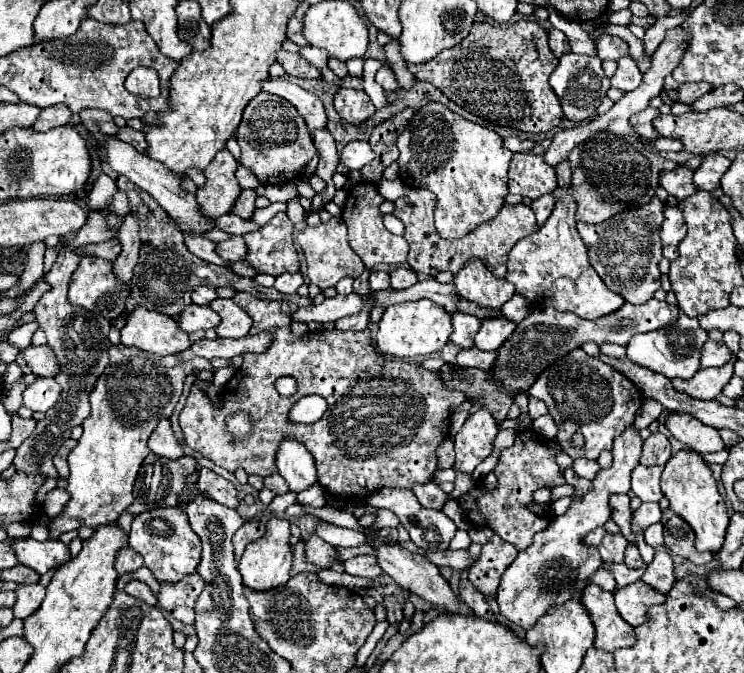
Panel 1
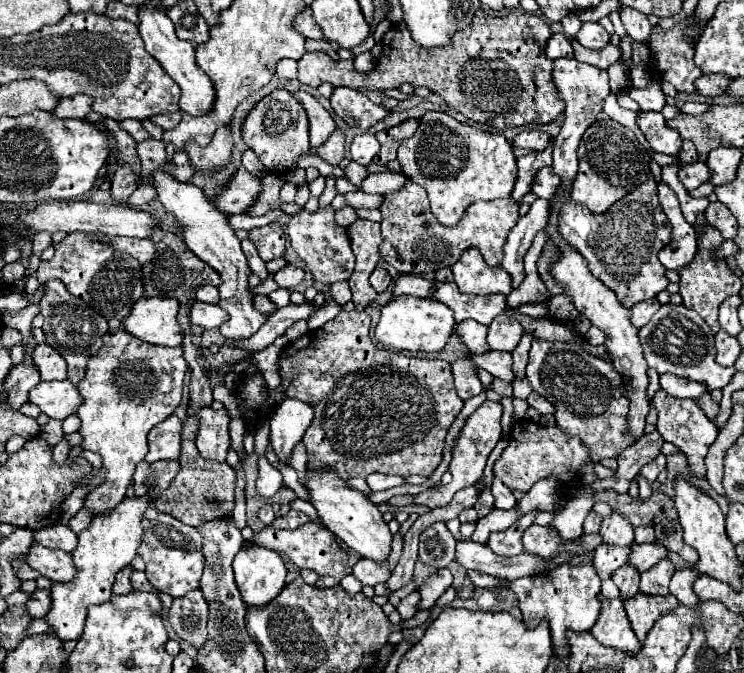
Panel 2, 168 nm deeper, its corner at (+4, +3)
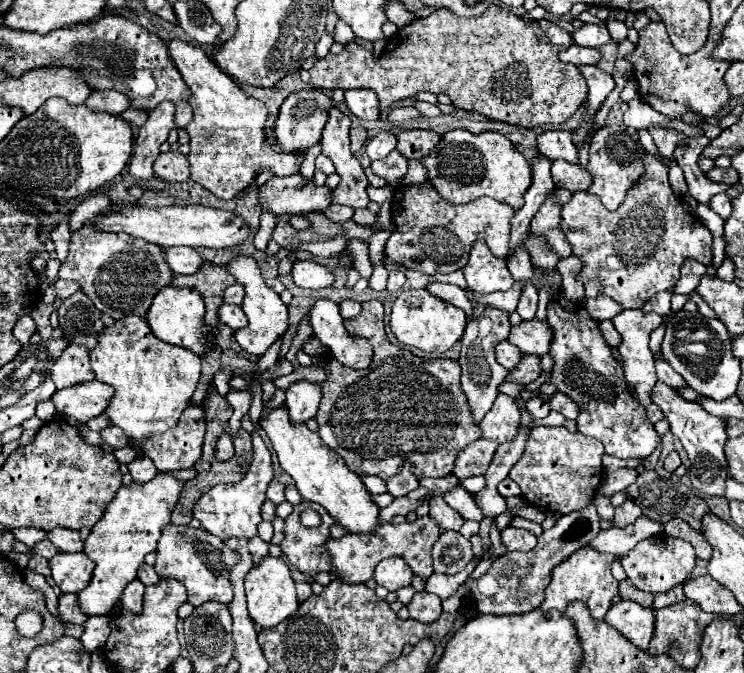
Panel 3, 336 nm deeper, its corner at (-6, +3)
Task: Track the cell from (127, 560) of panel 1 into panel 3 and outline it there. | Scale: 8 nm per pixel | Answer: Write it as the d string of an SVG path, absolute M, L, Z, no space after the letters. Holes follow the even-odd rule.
M134 579L132 583L126 585L124 593L122 593L122 607L126 611L132 611L132 613L140 613L142 611L142 595L144 595L144 585Z

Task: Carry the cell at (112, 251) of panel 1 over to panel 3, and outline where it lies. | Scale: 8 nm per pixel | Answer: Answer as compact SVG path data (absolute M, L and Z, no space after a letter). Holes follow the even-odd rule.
M188 247L166 249L166 257L168 257L168 265L172 267L172 271L180 275L198 273L200 267L204 265L204 259L194 249L188 249Z

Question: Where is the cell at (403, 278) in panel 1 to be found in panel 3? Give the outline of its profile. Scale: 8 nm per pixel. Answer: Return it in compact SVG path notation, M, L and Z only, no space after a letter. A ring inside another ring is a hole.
M430 283L426 289L428 289L432 295L436 295L436 297L440 297L440 299L444 299L444 301L448 301L448 303L460 307L460 309L464 309L466 317L472 317L474 305L472 305L472 301L466 297L464 289L460 289L460 287L456 287L456 285L448 285L448 283Z

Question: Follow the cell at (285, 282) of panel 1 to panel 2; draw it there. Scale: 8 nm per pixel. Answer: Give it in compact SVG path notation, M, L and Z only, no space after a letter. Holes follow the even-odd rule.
M286 265L286 267L282 267L276 275L274 275L274 281L278 283L278 287L282 287L282 289L292 289L292 287L296 287L300 281L304 279L304 269L300 269L298 265Z

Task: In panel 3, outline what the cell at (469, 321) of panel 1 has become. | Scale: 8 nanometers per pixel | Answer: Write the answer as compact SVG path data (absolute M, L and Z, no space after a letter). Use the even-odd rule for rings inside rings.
M502 341L498 347L496 347L496 357L498 357L498 363L504 365L508 371L516 369L520 359L522 359L522 353L516 345L508 343L508 341Z

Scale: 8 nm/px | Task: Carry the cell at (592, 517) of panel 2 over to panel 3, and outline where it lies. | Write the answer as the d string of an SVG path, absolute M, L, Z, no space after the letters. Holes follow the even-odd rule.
M618 469L606 473L601 481L599 488L595 493L596 511L602 519L612 519L614 517L614 507L610 503L610 497L614 494L626 489L628 485L632 485L636 481L638 473L634 469Z

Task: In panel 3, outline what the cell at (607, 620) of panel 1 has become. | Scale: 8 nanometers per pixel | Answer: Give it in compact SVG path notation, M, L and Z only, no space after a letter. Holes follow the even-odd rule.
M620 601L610 607L604 619L624 637L628 637L628 641L636 643L644 651L648 649L648 643L654 635L654 609L644 609L642 605Z

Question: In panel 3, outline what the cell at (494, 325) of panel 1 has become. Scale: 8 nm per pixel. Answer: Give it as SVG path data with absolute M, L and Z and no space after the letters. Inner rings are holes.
M522 321L520 325L510 329L508 341L516 345L522 353L534 353L534 355L546 355L550 351L550 343L554 339L554 333L546 321Z

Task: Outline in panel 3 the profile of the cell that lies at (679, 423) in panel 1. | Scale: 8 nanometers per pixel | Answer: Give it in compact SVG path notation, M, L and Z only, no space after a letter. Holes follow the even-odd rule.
M656 381L654 389L652 389L652 403L656 403L664 417L670 423L670 431L674 433L674 437L678 437L688 453L690 459L690 481L692 487L704 495L718 495L724 497L726 493L726 455L724 455L724 443L728 441L728 435L724 431L724 421L718 417L712 417L710 413L706 413L704 409L700 409L700 405L696 405L694 401L686 401L682 399L672 387Z

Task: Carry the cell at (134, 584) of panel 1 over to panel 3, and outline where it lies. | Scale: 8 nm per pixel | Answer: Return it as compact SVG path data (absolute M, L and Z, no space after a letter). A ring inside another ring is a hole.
M144 563L144 565L138 569L138 579L140 579L144 585L154 585L154 583L160 581L158 573L156 573L154 567L148 565L148 563Z

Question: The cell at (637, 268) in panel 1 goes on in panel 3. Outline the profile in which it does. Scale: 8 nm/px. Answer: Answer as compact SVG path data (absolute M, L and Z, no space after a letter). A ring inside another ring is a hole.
M646 151L642 153L642 161L644 161L642 175L630 187L630 191L624 197L624 203L616 211L604 209L604 205L596 195L580 191L574 193L572 199L562 207L562 223L560 223L564 235L572 245L572 253L578 255L584 263L580 273L582 281L586 283L590 279L600 279L604 285L602 293L612 297L624 309L636 309L642 303L646 303L652 295L668 291L678 281L680 265L684 261L694 259L708 267L714 257L710 231L700 223L700 219L696 219L682 207L682 197L678 197L668 183L668 167L656 155Z

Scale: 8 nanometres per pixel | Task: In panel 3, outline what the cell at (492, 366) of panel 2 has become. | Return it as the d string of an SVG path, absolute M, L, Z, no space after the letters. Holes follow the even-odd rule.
M524 355L520 361L520 369L514 369L512 373L508 373L508 381L518 381L522 385L528 385L532 381L536 381L542 373L542 365L540 365L540 357L538 355Z

